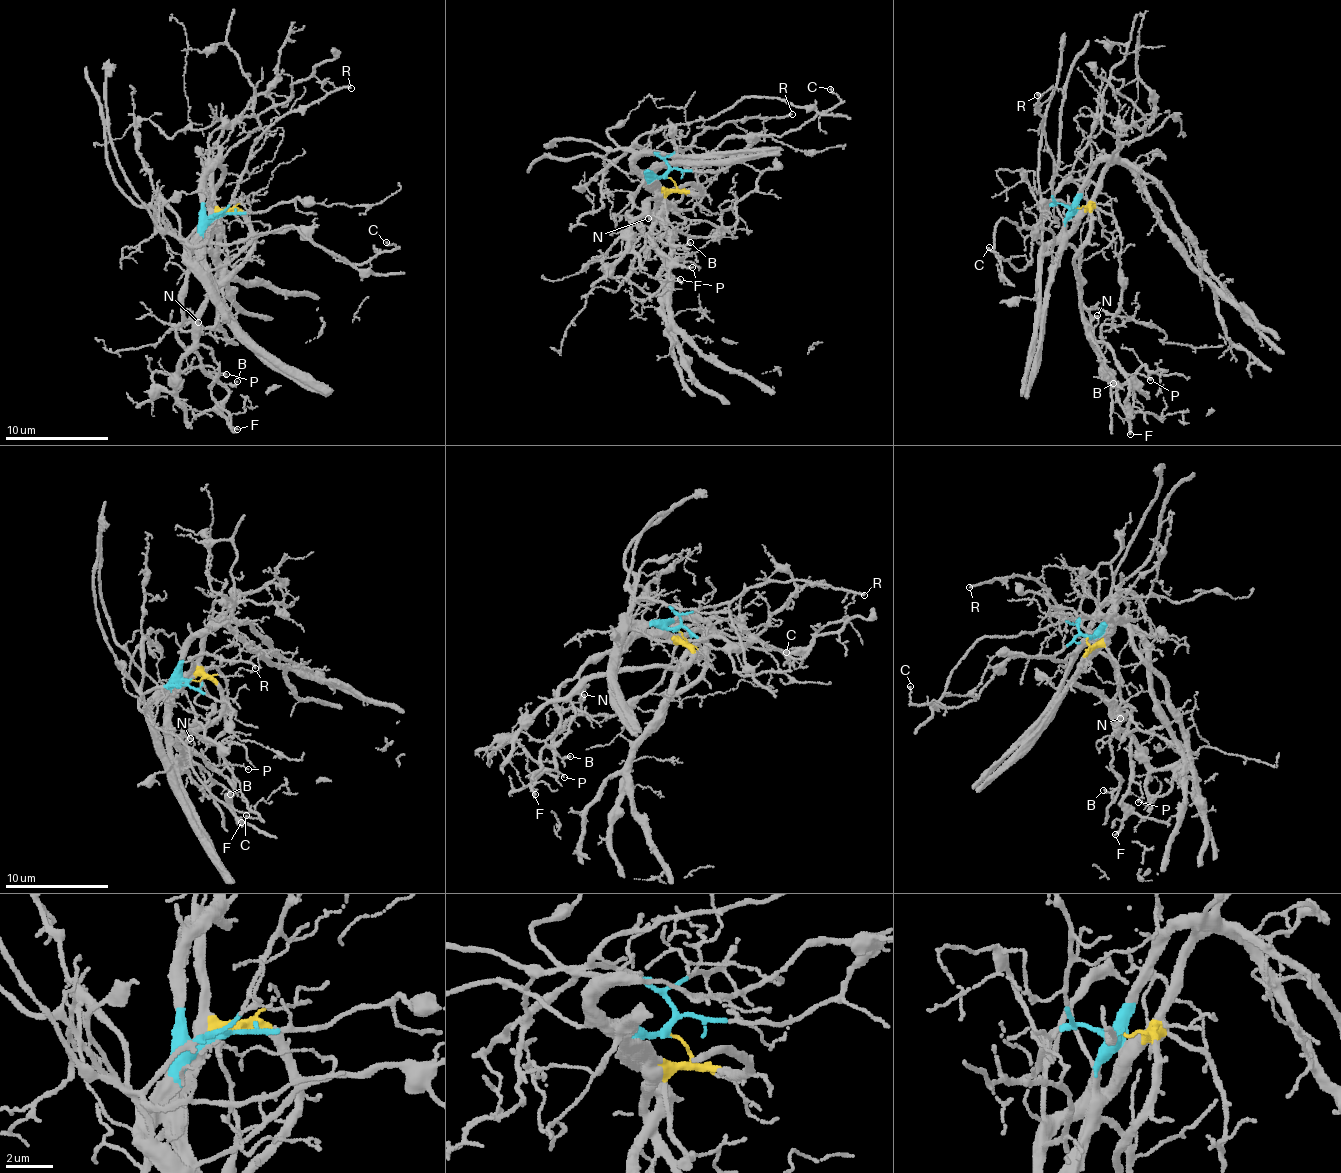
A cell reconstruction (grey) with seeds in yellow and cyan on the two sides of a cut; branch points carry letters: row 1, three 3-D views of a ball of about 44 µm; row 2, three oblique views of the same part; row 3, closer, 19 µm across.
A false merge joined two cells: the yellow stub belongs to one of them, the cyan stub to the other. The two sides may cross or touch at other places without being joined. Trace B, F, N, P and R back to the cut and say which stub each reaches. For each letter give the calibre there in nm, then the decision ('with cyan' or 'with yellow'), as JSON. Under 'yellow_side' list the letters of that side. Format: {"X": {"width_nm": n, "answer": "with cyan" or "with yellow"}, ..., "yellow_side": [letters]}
{"B": {"width_nm": 80, "answer": "with yellow"}, "F": {"width_nm": 190, "answer": "with cyan"}, "N": {"width_nm": 80, "answer": "with yellow"}, "P": {"width_nm": 100, "answer": "with cyan"}, "R": {"width_nm": 170, "answer": "with cyan"}, "yellow_side": ["B", "N"]}

